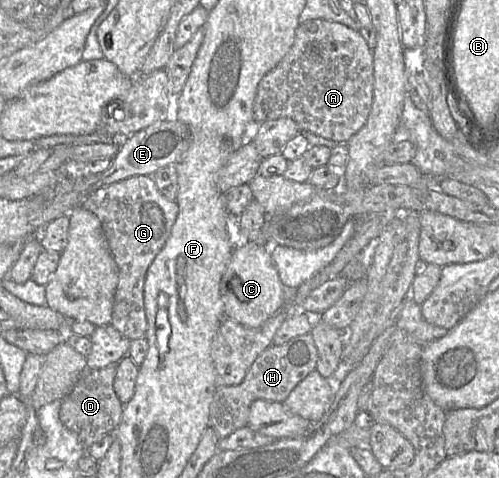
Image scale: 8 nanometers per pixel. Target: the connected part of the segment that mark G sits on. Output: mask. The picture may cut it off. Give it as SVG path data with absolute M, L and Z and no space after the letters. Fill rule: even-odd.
M134 176L100 188L80 205L95 214L119 270L110 325L130 341L145 338L148 322L144 307L147 270L170 236L178 205L167 200L151 176Z

